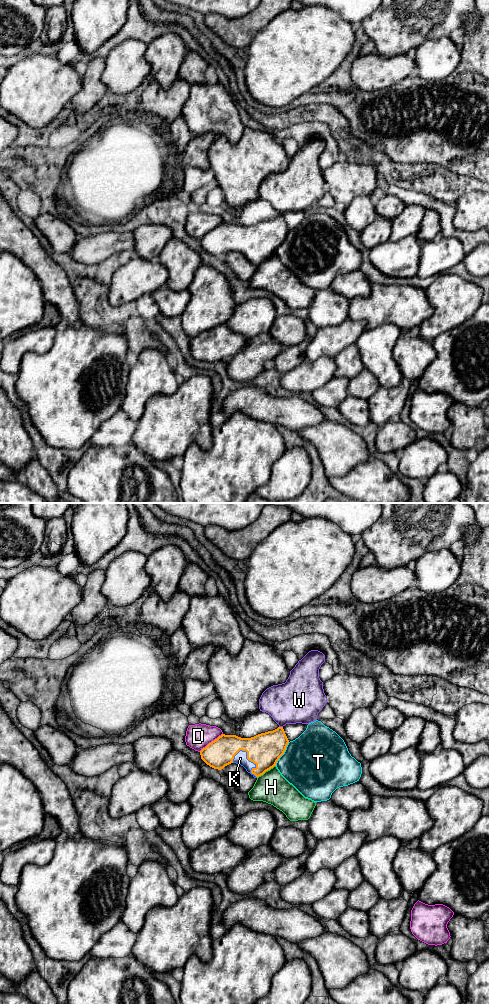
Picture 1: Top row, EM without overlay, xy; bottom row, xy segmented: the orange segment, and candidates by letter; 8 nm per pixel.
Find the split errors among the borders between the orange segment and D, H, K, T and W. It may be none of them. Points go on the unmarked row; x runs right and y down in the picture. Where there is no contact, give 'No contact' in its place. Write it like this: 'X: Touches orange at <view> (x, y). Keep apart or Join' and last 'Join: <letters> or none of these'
D: Touches orange at xy (211, 230). Keep apart
H: Touches orange at xy (266, 258). Keep apart
K: Touches orange at xy (252, 249). Join
T: Touches orange at xy (283, 241). Keep apart
W: Touches orange at xy (281, 215). Keep apart
Join: K

